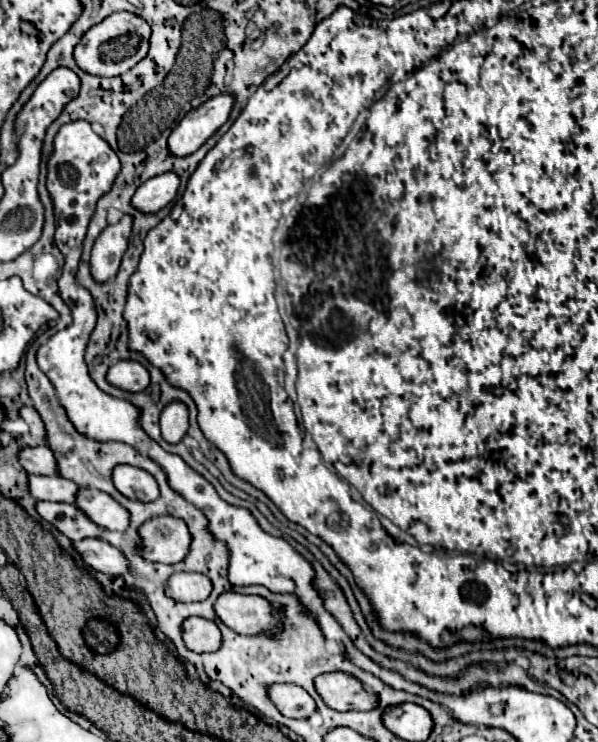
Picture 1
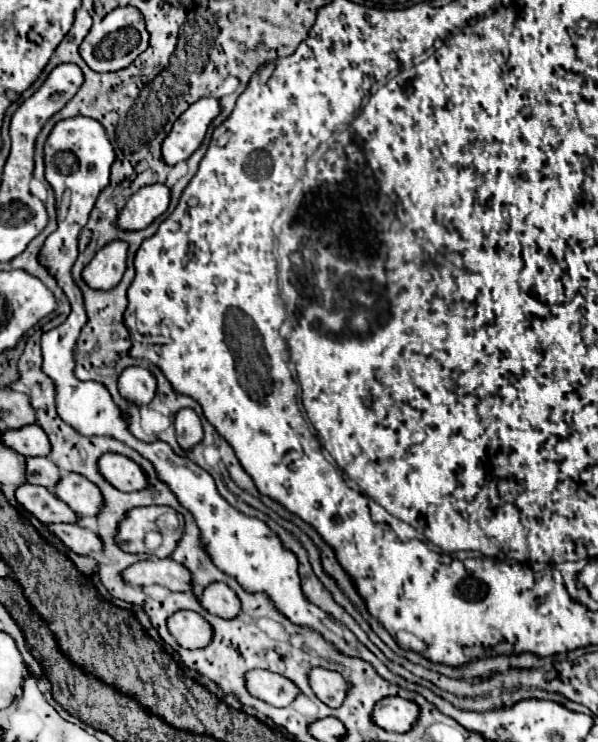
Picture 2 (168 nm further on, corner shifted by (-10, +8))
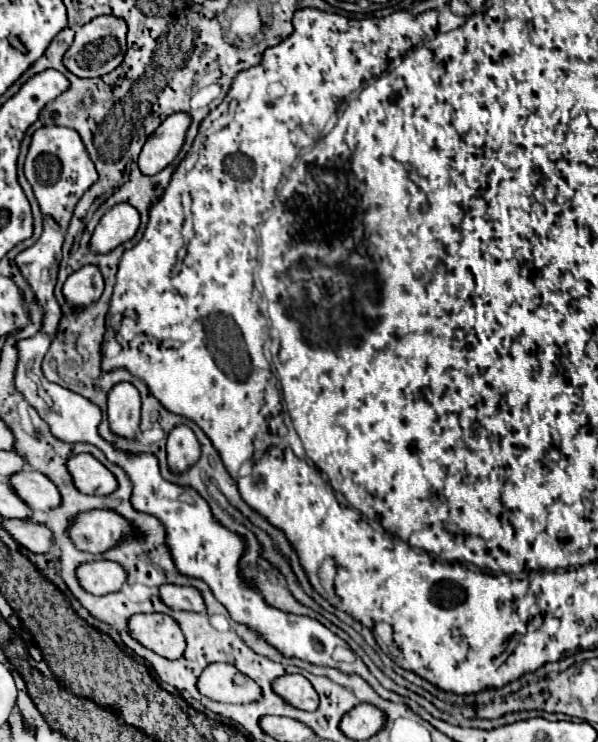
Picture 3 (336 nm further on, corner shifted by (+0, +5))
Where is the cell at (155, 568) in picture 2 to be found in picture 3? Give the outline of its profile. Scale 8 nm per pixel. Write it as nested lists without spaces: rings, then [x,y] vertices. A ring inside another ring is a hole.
[[[98,560],[98,562],[88,562],[78,568],[78,580],[84,590],[90,594],[110,594],[110,592],[120,592],[122,584],[128,578],[128,572],[120,568],[120,564],[110,562],[110,560]]]

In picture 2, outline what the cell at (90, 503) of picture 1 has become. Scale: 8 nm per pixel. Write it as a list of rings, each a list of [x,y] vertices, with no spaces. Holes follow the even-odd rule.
[[[64,473],[54,485],[54,495],[82,515],[96,515],[98,509],[102,509],[102,493],[78,473]]]

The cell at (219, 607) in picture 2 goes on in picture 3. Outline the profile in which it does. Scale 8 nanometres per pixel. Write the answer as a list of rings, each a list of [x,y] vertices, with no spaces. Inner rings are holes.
[[[160,586],[160,598],[172,610],[190,610],[190,612],[206,612],[206,604],[202,592],[192,586]]]

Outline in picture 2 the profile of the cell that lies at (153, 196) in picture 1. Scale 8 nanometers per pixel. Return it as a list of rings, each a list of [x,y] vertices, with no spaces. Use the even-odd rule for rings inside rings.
[[[148,185],[138,189],[128,203],[118,211],[118,229],[140,231],[158,219],[170,203],[170,189],[166,185]]]

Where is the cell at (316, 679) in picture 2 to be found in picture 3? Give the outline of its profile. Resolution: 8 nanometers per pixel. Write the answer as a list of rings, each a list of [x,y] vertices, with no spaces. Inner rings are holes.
[[[288,674],[282,676],[278,680],[274,680],[272,684],[274,692],[278,696],[282,696],[288,704],[306,710],[306,712],[314,712],[320,704],[320,698],[316,696],[316,690],[312,688],[310,680],[304,678],[302,674]]]

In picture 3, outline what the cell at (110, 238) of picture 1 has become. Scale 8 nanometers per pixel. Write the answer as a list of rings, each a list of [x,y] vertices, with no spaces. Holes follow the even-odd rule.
[[[86,264],[84,268],[76,270],[72,276],[68,276],[62,292],[64,298],[78,308],[96,302],[104,292],[104,278],[100,276],[100,268]]]

